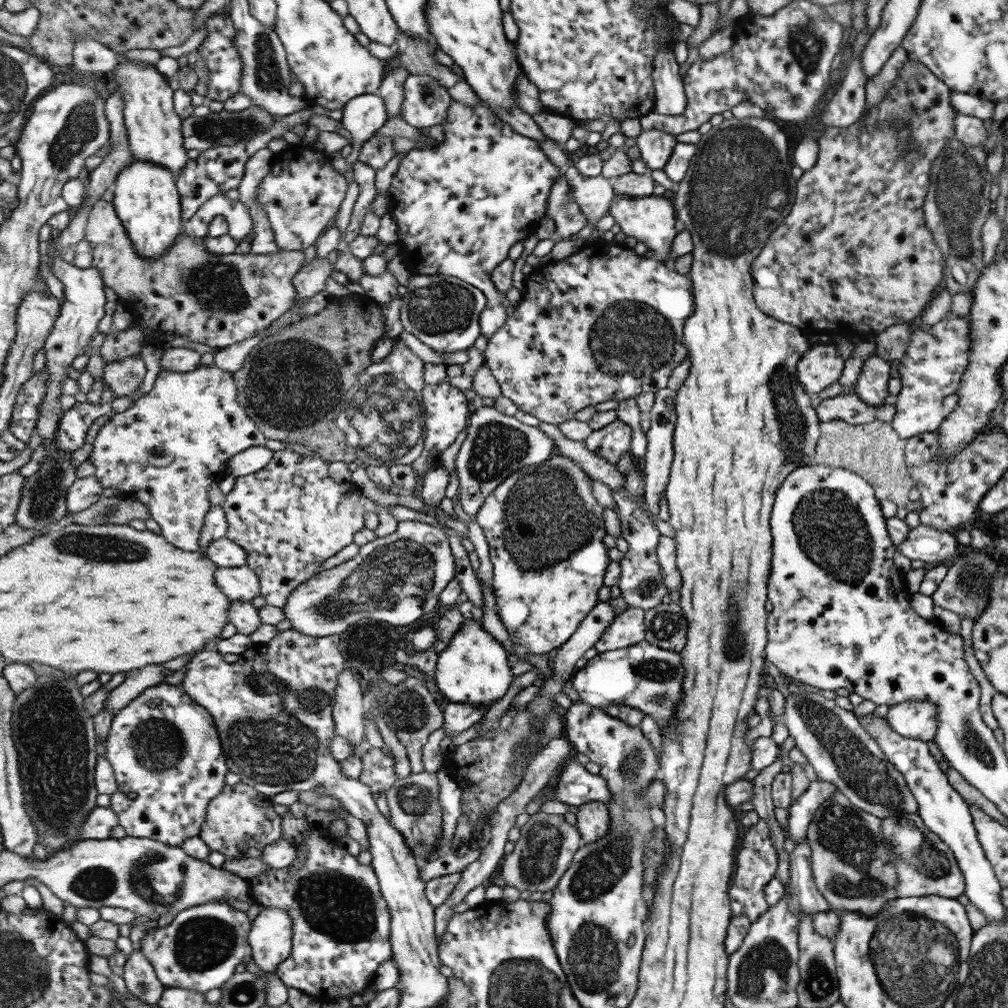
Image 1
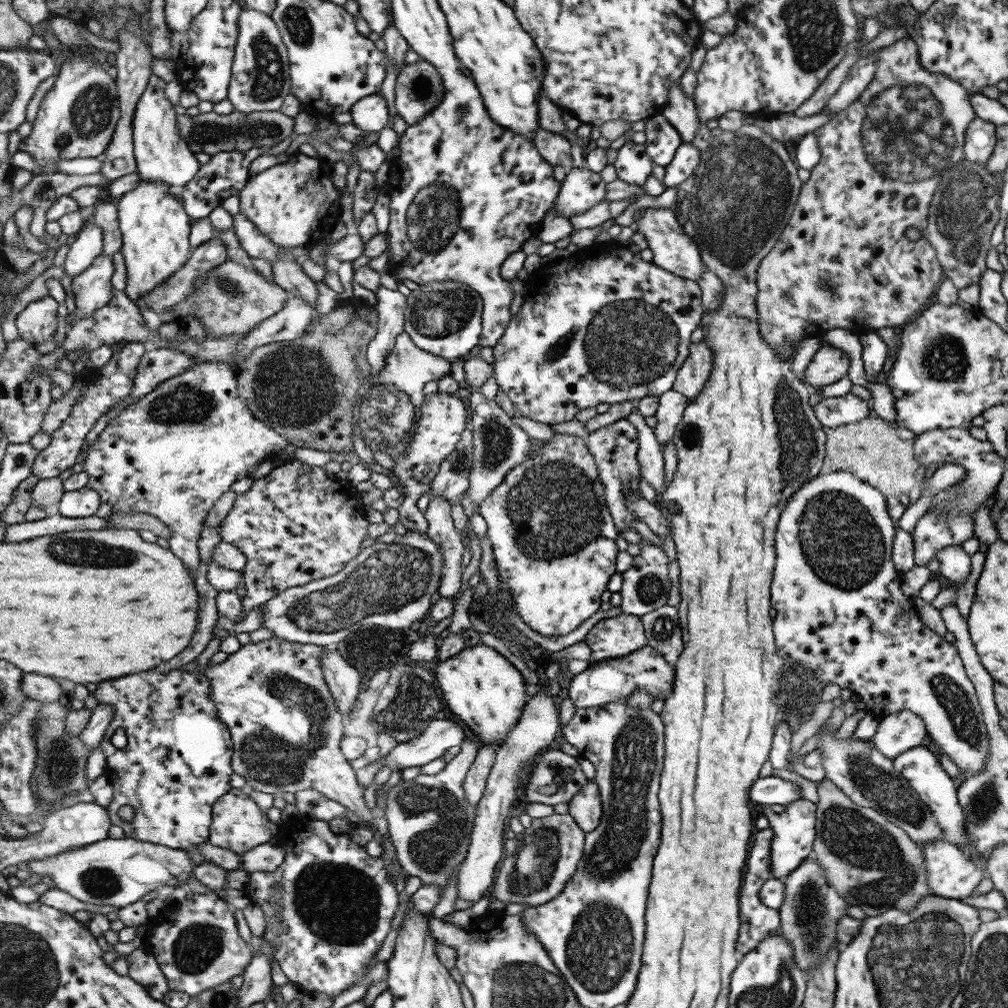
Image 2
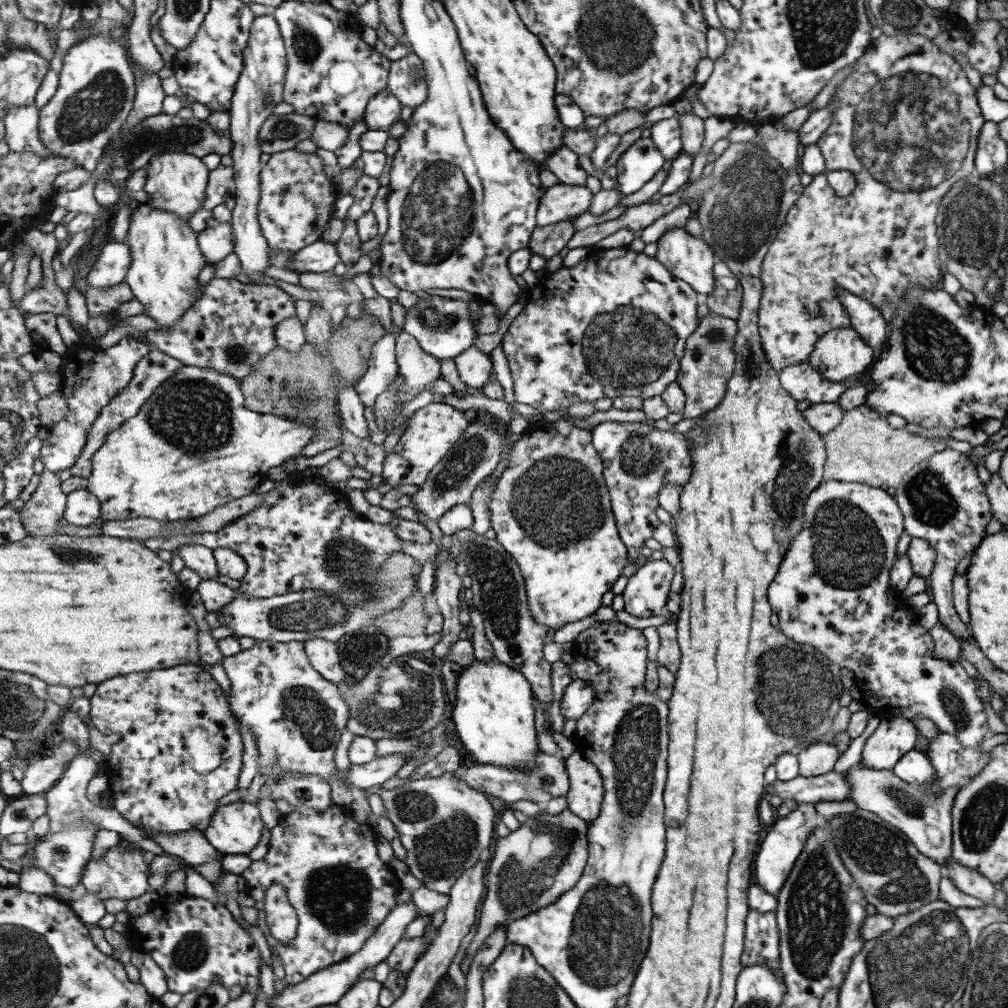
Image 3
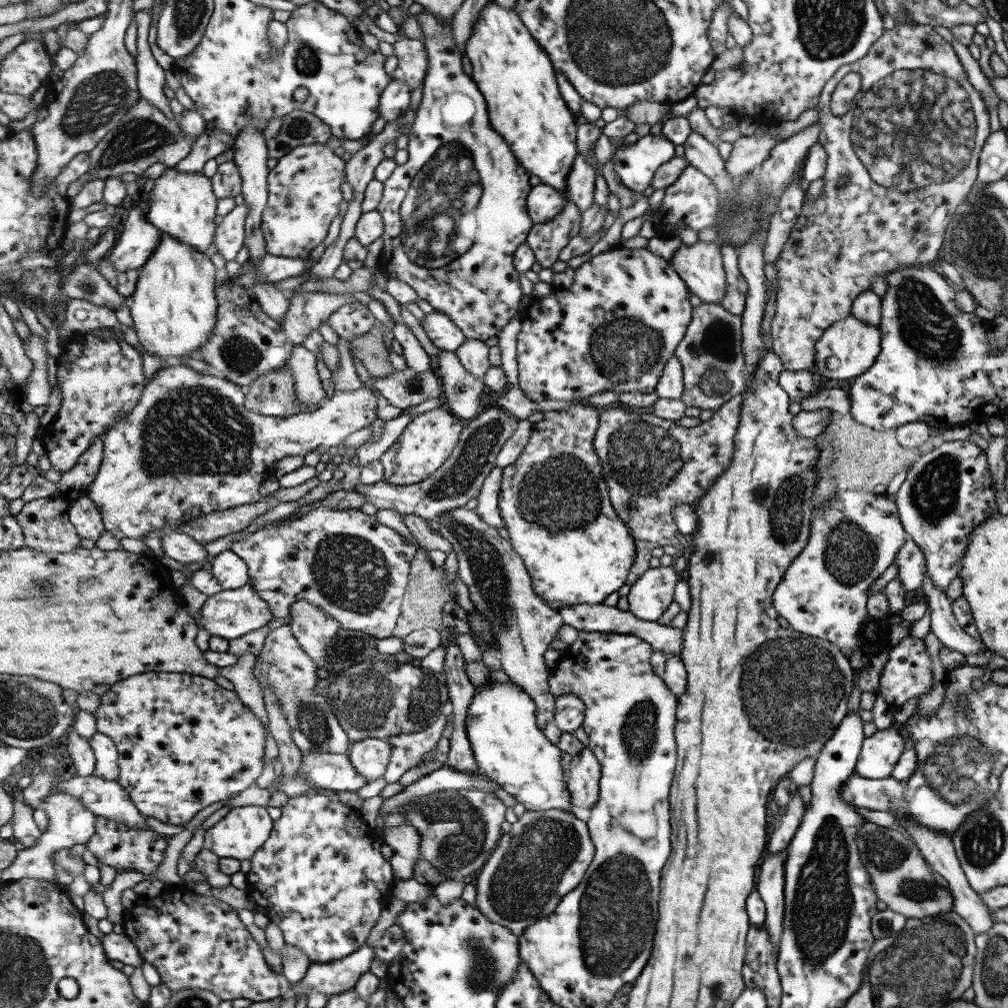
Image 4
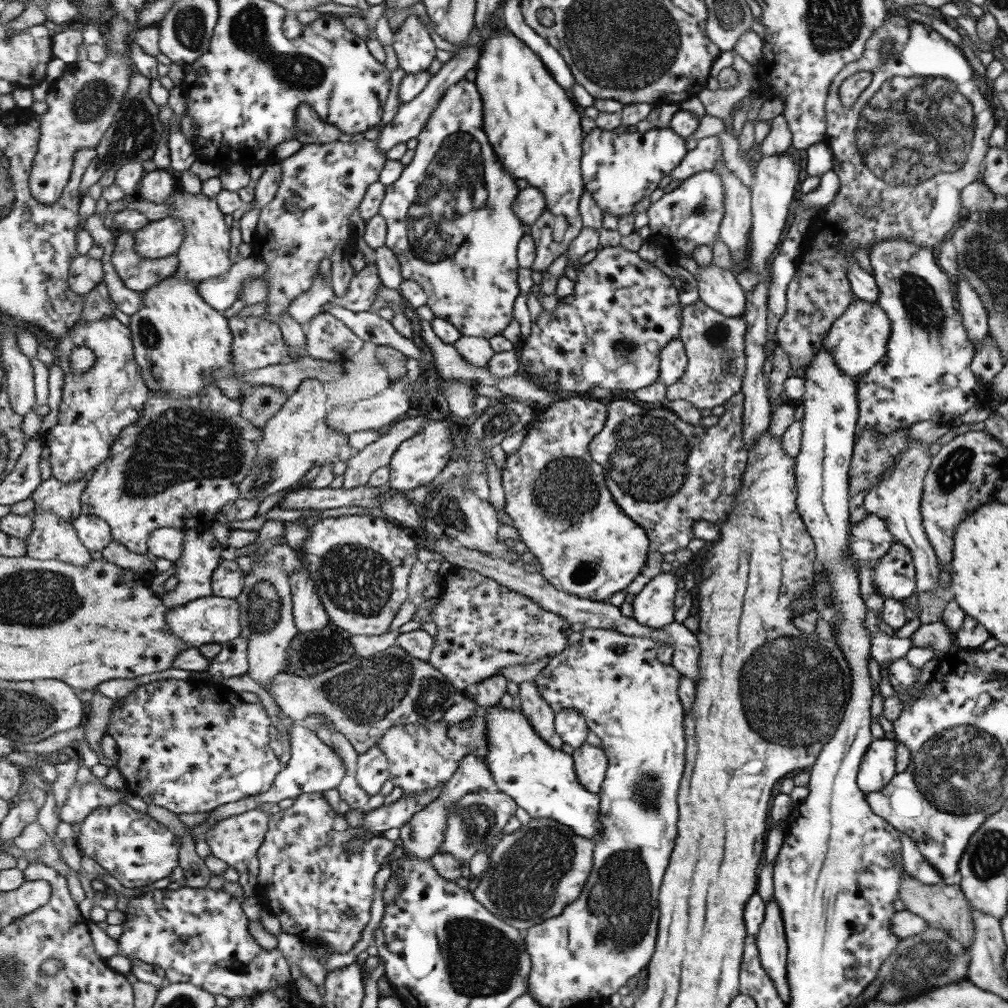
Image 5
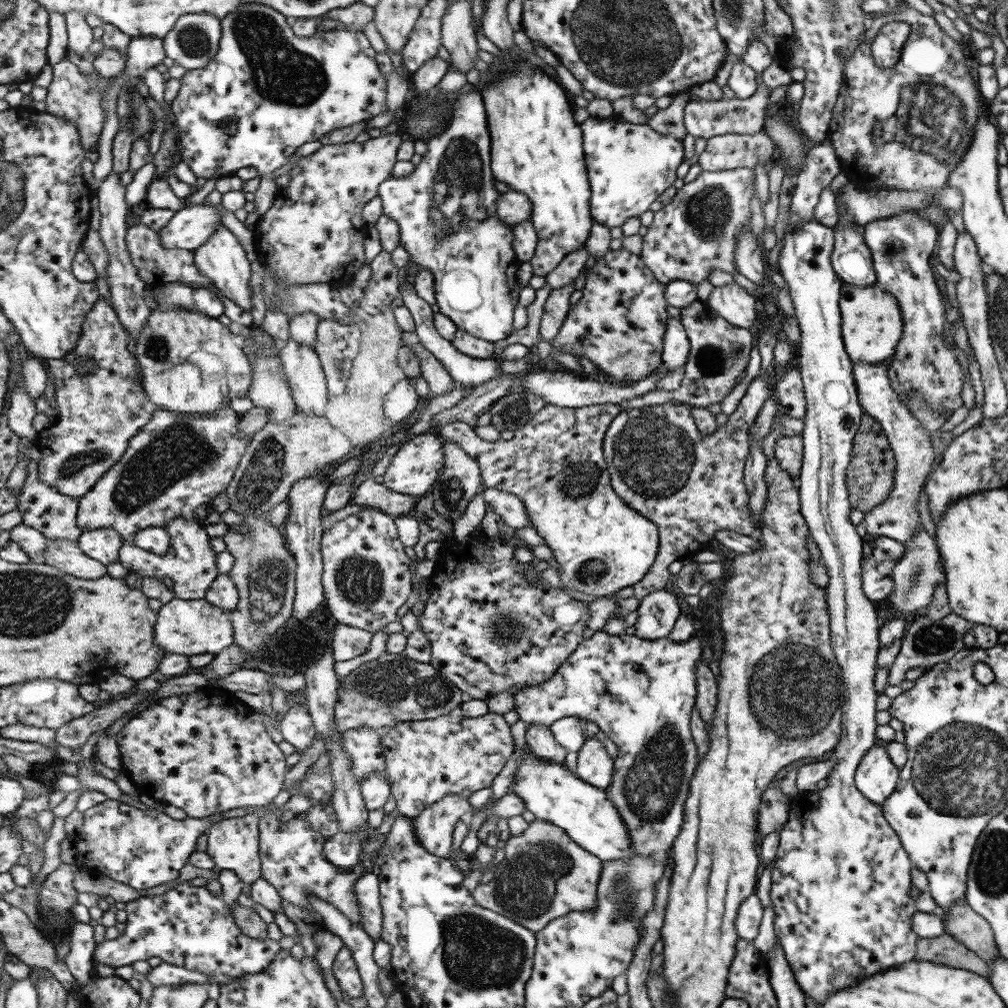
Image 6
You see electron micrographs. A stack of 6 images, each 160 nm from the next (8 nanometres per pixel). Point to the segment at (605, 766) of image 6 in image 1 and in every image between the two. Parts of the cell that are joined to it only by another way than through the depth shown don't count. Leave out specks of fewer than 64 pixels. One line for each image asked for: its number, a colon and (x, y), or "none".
1: (594, 819)
2: (587, 807)
3: (586, 796)
4: (585, 773)
5: (592, 764)

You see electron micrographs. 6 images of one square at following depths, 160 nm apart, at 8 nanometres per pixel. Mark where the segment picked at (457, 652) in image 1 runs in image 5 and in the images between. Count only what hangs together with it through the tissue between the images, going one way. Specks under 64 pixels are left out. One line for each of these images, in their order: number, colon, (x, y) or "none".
2: (481, 687)
3: (494, 714)
4: (509, 745)
5: (543, 781)

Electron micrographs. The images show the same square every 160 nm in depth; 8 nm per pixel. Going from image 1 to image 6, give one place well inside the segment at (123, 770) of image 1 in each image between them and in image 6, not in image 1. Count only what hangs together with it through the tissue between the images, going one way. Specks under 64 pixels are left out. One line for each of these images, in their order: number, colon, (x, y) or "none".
2: (177, 763)
3: (178, 751)
4: (185, 742)
5: (192, 745)
6: (205, 752)

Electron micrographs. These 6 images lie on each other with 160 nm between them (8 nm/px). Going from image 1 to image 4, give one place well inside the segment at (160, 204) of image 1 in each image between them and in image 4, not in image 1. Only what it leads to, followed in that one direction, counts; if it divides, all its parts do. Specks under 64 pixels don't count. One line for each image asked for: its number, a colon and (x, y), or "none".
2: (156, 227)
3: (167, 258)
4: (175, 307)

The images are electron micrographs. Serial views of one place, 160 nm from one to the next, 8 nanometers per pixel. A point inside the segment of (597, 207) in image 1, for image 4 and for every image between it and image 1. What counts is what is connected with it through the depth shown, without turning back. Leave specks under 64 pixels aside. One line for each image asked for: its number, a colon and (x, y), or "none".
2: (583, 189)
3: (562, 201)
4: (545, 202)

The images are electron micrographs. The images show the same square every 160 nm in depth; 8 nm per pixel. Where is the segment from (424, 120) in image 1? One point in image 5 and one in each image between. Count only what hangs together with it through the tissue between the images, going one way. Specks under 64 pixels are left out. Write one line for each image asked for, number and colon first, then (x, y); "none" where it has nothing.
2: (419, 90)
3: (408, 80)
4: (413, 58)
5: (413, 44)

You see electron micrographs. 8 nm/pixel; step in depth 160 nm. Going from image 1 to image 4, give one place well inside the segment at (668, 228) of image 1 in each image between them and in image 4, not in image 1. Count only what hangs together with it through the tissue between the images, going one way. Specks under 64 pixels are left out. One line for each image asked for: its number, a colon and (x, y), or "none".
2: (672, 249)
3: (686, 256)
4: (699, 264)

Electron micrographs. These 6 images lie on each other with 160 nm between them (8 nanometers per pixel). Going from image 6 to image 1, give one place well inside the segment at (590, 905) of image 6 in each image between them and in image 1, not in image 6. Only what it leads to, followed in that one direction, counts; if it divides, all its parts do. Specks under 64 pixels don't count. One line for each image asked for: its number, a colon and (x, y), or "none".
1: (544, 852)
2: (538, 863)
3: (531, 868)
4: (546, 854)
5: (537, 871)

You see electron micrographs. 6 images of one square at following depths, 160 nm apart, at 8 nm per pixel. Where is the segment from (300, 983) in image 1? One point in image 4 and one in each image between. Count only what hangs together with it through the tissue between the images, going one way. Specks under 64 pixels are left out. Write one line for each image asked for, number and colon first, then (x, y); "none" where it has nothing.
2: (338, 903)
3: (342, 891)
4: (325, 886)

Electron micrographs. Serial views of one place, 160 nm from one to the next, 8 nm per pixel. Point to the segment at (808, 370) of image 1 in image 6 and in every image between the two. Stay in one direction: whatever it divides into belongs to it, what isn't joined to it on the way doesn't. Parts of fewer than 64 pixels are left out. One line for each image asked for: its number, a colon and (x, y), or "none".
2: (828, 364)
3: (840, 353)
4: (847, 348)
5: (856, 341)
6: (870, 325)

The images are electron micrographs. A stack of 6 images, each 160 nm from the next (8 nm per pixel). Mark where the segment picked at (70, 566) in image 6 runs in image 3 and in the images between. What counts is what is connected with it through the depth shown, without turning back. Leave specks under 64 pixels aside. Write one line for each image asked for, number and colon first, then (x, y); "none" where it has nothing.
3: (40, 515)
4: (46, 523)
5: (53, 538)

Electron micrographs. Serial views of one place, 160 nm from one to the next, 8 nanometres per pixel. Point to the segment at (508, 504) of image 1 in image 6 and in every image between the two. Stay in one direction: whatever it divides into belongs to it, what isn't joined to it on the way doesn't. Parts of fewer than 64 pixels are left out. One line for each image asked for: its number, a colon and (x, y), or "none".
2: (552, 532)
3: (552, 511)
4: (555, 501)
5: (557, 495)
6: (555, 463)

